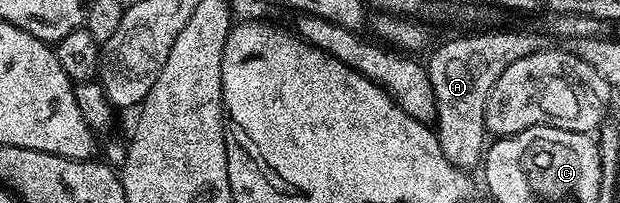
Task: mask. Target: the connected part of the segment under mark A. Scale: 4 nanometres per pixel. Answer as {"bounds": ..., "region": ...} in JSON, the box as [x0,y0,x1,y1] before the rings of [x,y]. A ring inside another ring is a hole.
{"bounds":[427,32,550,170],"region":[[[477,32],[474,36],[457,36],[454,40],[449,40],[446,44],[441,44],[427,59],[427,67],[429,69],[429,77],[431,78],[431,87],[435,90],[435,106],[437,107],[437,118],[435,121],[435,131],[437,141],[443,150],[443,158],[447,158],[447,162],[451,162],[454,168],[462,170],[473,170],[473,167],[482,163],[485,149],[487,147],[487,139],[485,140],[485,120],[487,124],[487,113],[491,108],[491,97],[493,89],[496,88],[499,82],[499,74],[503,74],[503,70],[507,70],[507,66],[511,66],[511,62],[515,62],[519,58],[527,58],[536,52],[544,52],[550,47],[548,35],[540,36],[537,32]]]}

